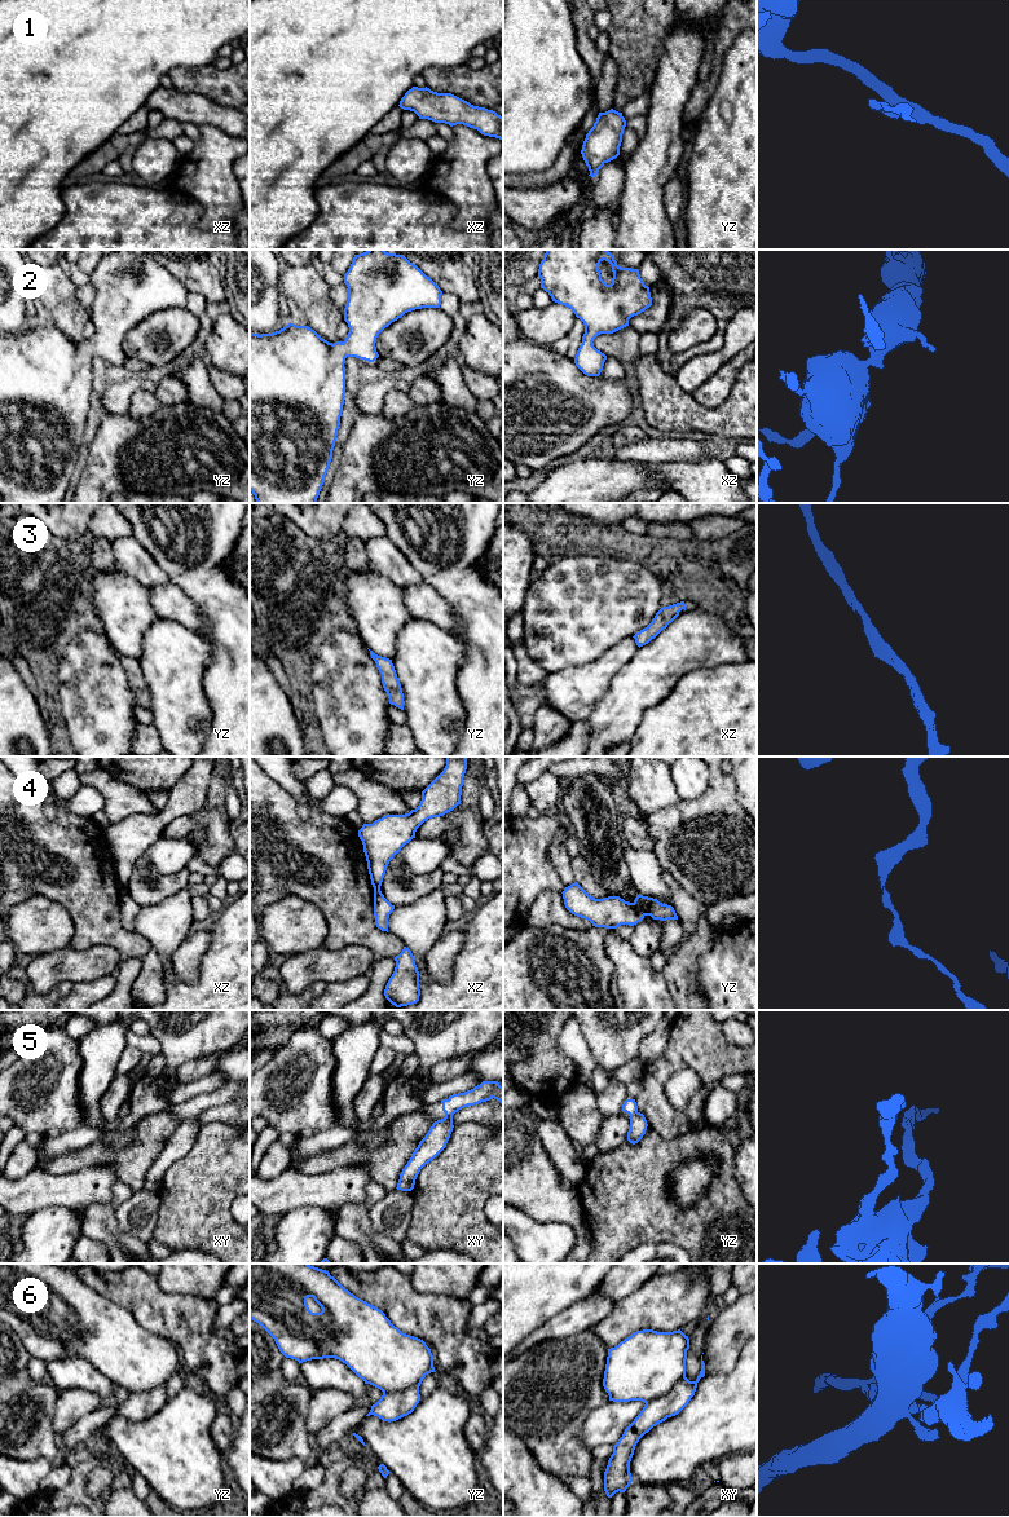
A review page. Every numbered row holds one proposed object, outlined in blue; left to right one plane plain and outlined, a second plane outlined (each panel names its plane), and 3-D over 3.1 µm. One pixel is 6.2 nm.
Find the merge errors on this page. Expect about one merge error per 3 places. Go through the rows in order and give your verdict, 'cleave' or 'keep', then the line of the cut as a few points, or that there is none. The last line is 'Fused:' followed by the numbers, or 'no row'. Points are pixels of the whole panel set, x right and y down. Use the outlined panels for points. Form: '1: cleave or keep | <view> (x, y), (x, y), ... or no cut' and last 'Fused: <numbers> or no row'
1: keep | no cut
2: keep | no cut
3: keep | no cut
4: cleave | yz (633, 903), (643, 916)
5: cleave | xy (445, 1115), (452, 1116)
6: cleave | xy (684, 1375), (664, 1394), (646, 1403)
Fused: 4, 5, 6

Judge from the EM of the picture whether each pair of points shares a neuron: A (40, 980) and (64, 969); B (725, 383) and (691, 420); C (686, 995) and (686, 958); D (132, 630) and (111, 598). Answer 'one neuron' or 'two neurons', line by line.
A: one neuron
B: two neurons
C: one neuron
D: one neuron

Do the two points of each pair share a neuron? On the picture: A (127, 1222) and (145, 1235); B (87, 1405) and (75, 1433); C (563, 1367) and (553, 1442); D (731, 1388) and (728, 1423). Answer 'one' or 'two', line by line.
A: one
B: two
C: one
D: one

